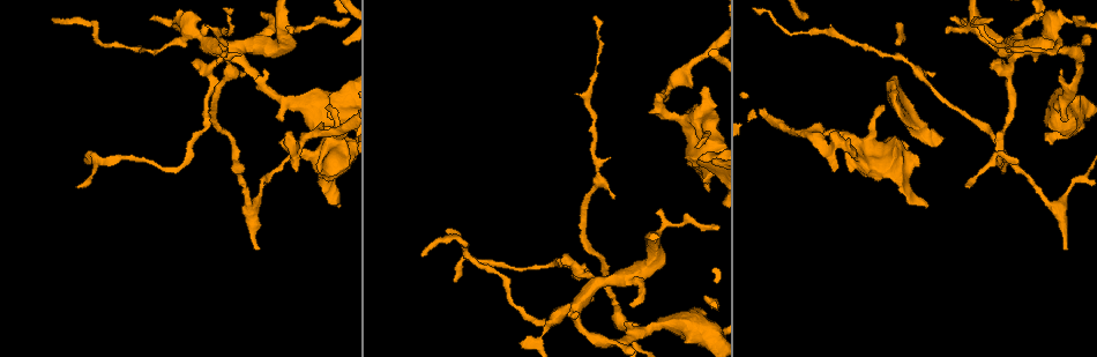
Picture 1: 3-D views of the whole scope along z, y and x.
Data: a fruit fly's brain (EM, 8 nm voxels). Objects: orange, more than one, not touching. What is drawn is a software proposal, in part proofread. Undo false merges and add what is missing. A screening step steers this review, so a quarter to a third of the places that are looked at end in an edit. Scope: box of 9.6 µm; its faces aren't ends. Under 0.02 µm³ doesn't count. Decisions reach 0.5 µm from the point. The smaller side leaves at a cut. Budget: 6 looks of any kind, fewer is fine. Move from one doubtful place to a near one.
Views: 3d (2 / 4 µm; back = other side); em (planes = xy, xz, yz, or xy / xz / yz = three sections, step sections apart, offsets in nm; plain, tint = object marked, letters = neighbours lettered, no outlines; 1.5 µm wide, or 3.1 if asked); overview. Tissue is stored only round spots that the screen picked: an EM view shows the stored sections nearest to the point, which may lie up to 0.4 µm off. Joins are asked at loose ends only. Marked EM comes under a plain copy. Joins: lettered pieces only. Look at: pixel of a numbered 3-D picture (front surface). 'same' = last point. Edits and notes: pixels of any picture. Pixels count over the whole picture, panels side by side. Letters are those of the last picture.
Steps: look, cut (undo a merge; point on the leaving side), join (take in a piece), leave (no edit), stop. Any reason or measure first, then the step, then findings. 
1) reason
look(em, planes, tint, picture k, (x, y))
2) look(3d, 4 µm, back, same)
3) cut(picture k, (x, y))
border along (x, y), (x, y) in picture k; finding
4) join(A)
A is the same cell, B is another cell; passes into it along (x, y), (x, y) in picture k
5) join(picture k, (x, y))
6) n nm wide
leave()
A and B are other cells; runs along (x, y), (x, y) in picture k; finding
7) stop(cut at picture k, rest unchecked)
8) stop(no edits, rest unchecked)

an open end
look(3d, 4 µm, picture 1, (1045, 138))

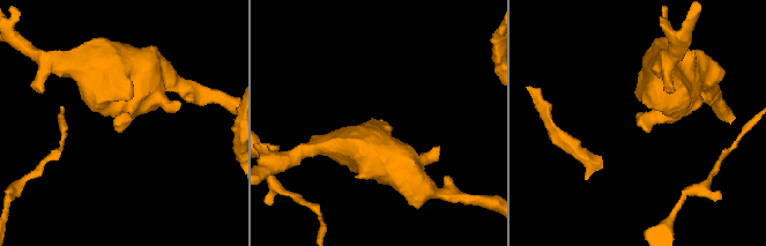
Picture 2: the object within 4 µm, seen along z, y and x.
look(em, xy, step 4, letters, picture 2, (642, 123))

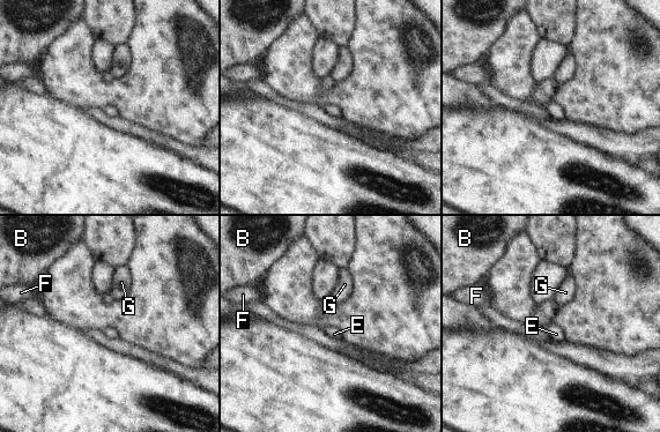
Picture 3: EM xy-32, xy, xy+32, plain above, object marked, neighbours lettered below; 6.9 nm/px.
another direction
look(em, planes, letters, same)

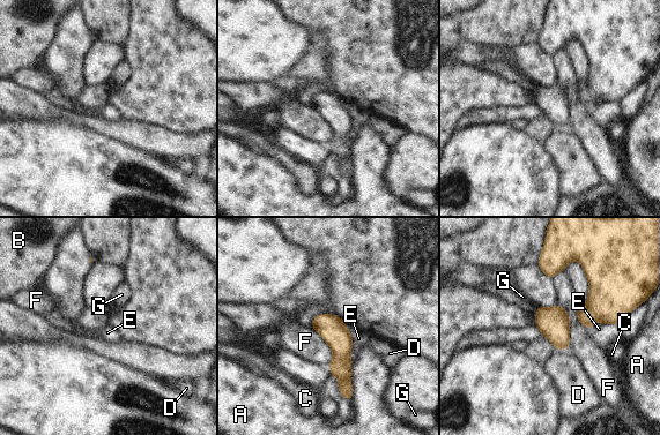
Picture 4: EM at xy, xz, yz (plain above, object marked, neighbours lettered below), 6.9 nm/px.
leave()
A, B, C, D, E, F and G are other cells; border along (343, 321), (351, 339), (351, 365) in picture 4; no lettered piece goes on from it

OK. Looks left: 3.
branch point
look(3d, 4 µm, back, picture 1, (293, 143))

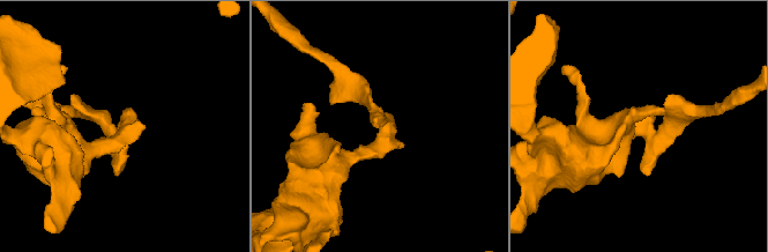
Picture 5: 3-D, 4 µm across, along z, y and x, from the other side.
look(em, planes, letters, picture 5, (644, 129))

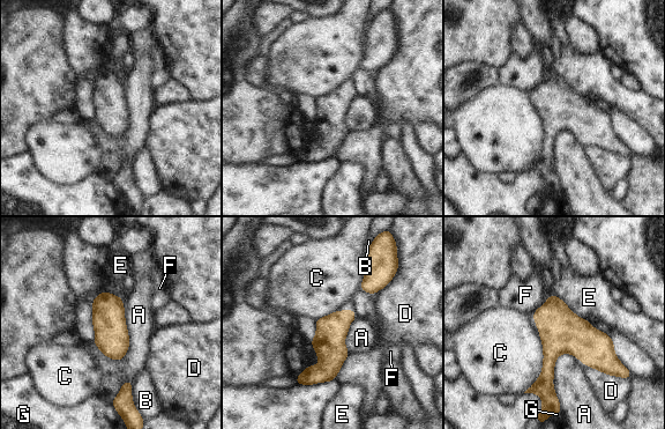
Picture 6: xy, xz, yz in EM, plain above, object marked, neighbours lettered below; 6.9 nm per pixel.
220 nm wide
leave()
A, B, C, D, E, F and G are other cells; border along (533, 317), (543, 369), (523, 392) in picture 6; continuous, no second neuron

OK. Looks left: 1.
branch stops here
look(em, planes, letters, picture 1, (256, 250))

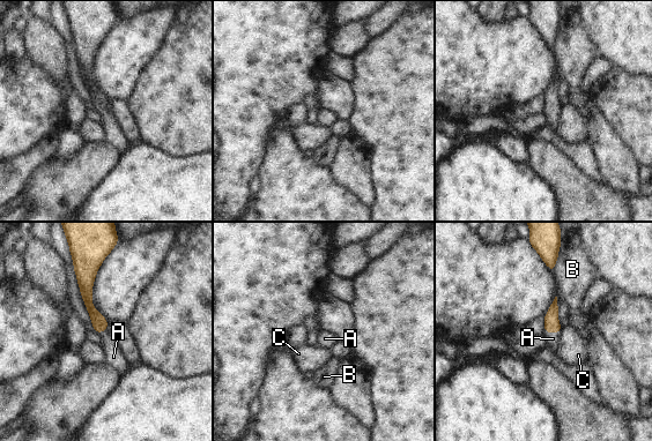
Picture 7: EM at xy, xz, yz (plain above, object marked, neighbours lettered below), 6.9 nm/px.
B touches over 140 nm
join(A)
A is the same cell, B and C are other cells; it goes on there

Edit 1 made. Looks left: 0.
stop(join at picture 7, rest unchecked)

